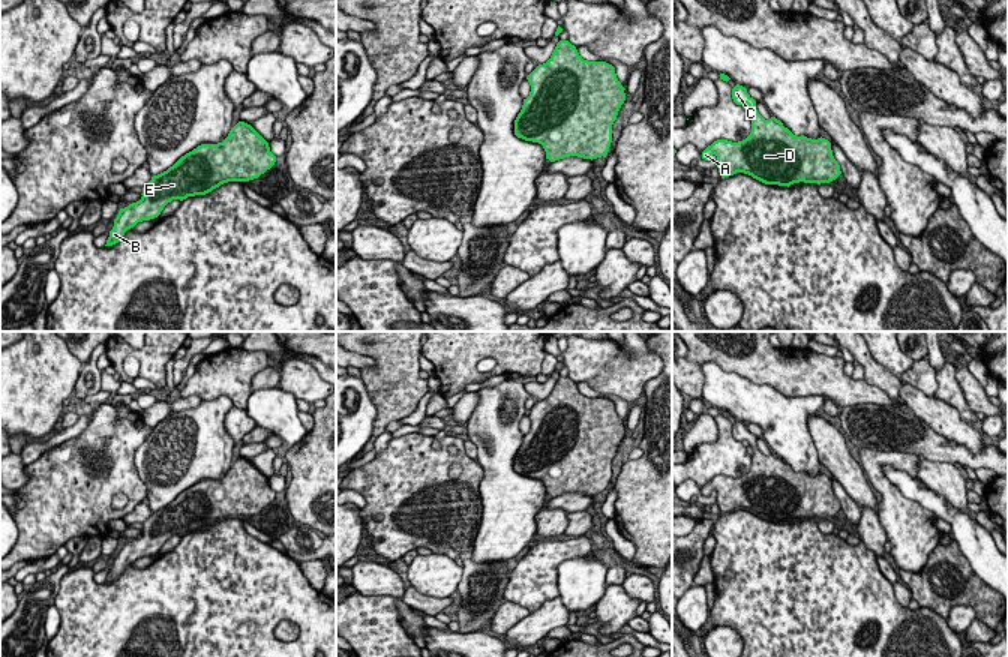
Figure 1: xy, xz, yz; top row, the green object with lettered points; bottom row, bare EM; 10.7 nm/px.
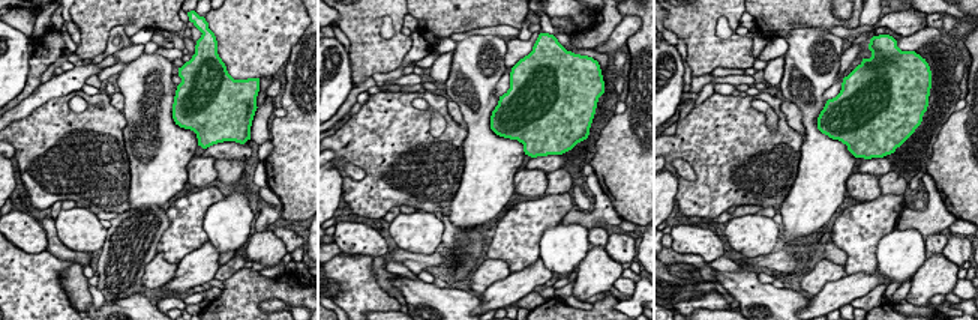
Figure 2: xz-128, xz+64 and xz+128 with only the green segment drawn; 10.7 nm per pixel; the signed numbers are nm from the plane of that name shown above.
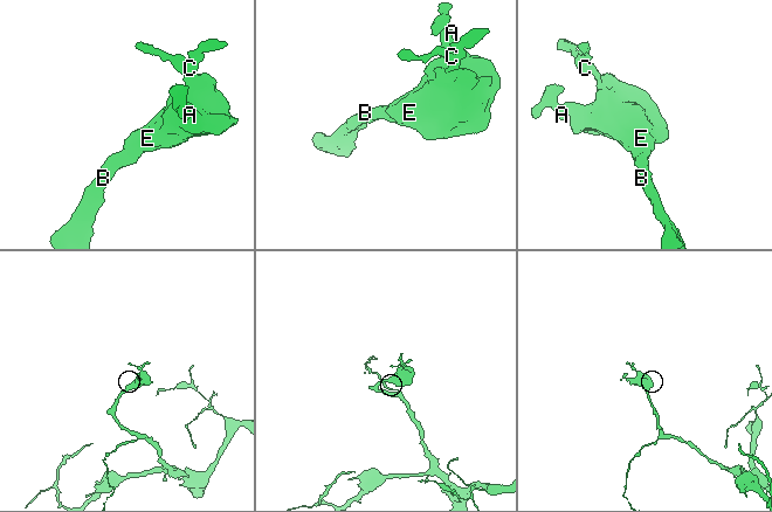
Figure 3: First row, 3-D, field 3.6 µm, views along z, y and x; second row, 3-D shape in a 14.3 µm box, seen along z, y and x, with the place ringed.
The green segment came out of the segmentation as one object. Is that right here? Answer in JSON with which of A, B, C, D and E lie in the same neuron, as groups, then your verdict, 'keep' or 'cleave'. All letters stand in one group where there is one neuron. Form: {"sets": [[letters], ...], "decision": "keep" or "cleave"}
{"sets": [["A", "B", "C", "D", "E"]], "decision": "keep"}

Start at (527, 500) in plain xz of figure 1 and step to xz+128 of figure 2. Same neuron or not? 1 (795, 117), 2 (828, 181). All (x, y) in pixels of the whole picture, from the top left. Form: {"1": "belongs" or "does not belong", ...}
{"1": "does not belong", "2": "belongs"}

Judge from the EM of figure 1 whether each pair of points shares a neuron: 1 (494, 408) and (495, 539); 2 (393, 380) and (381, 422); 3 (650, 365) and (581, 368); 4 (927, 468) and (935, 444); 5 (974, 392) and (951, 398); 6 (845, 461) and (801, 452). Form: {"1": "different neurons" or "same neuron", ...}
{"1": "same neuron", "2": "same neuron", "3": "same neuron", "4": "different neurons", "5": "different neurons", "6": "different neurons"}

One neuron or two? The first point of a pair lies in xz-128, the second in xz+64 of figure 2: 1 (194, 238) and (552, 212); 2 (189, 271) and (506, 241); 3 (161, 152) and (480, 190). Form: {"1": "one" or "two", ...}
{"1": "one", "2": "two", "3": "one"}

